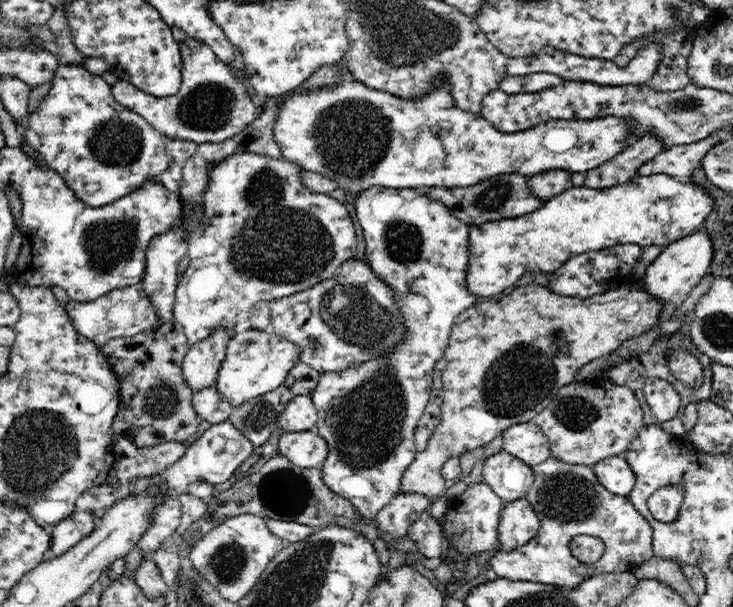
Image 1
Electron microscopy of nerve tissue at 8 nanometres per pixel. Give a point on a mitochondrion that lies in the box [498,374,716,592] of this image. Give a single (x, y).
(569, 497)

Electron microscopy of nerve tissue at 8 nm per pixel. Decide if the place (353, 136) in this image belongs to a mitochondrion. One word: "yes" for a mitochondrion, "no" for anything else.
yes

